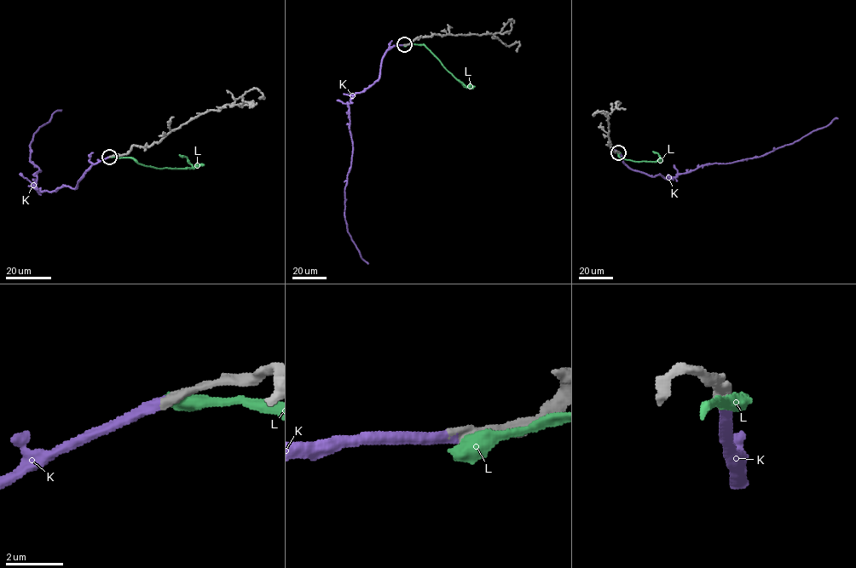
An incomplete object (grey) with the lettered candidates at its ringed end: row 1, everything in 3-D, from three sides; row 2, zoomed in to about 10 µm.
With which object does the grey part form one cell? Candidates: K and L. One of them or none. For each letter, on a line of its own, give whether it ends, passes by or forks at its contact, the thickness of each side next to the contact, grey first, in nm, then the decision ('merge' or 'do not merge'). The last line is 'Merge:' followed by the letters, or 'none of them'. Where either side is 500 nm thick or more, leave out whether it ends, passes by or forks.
K: it ends; calibres 360 and 360 nm; merge
L: calibres 440 and 700 nm; do not merge
Merge: K

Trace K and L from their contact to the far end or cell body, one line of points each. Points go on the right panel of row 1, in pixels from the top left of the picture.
K: (618, 152), (633, 169), (672, 179), (702, 165), (764, 155), (826, 126), (837, 117)
L: (618, 152), (618, 156), (625, 159), (660, 160), (658, 154), (653, 152)

